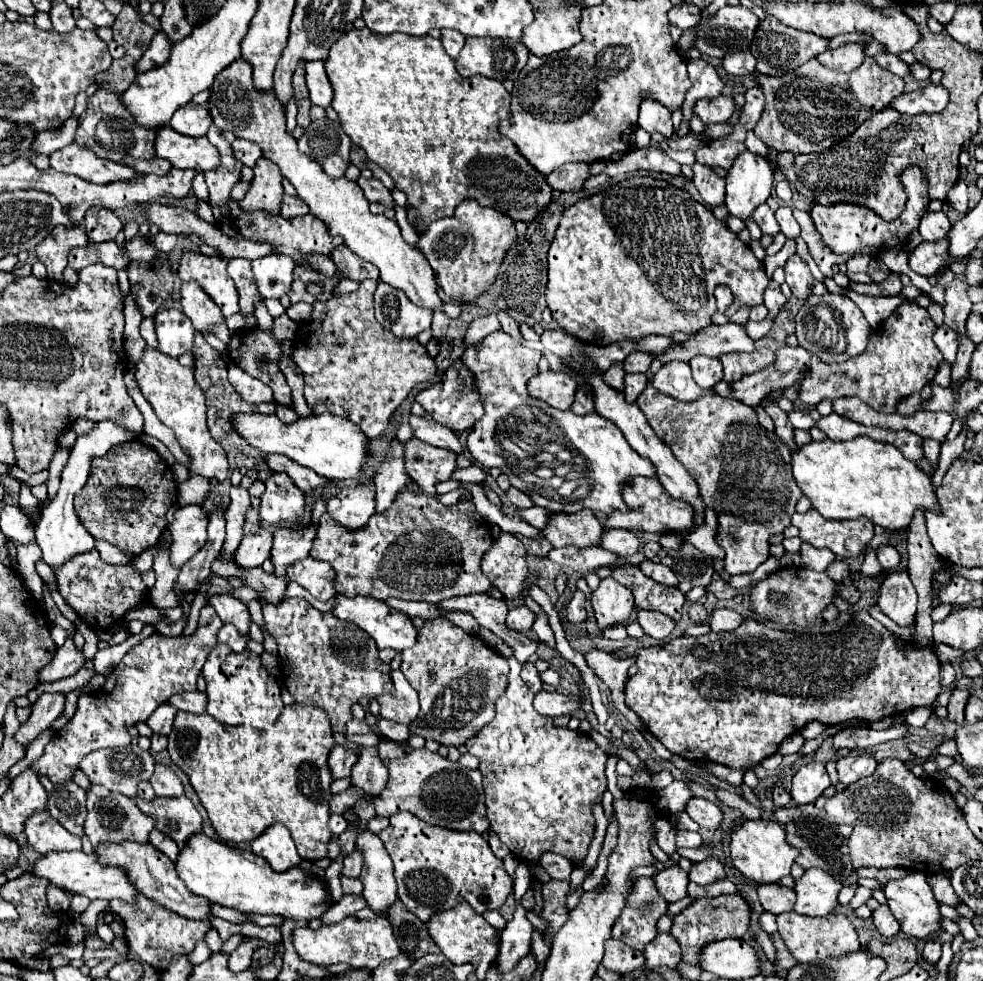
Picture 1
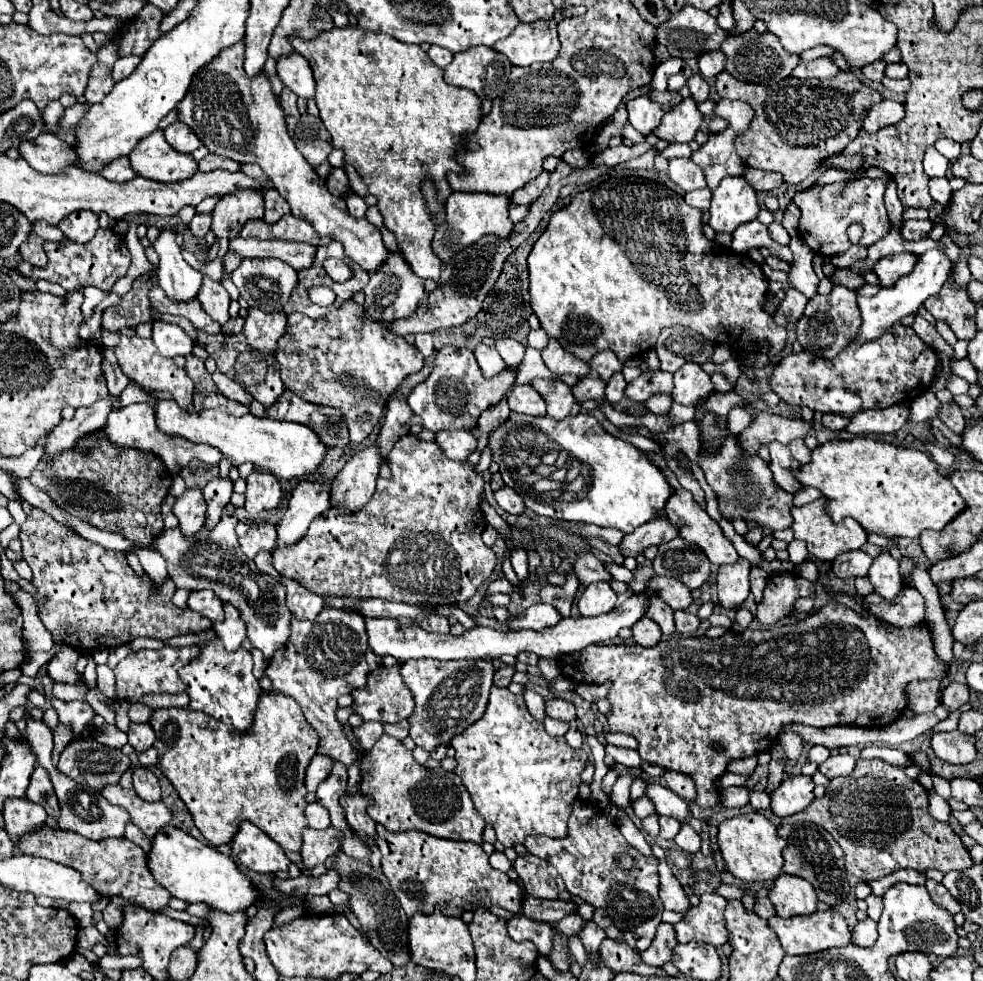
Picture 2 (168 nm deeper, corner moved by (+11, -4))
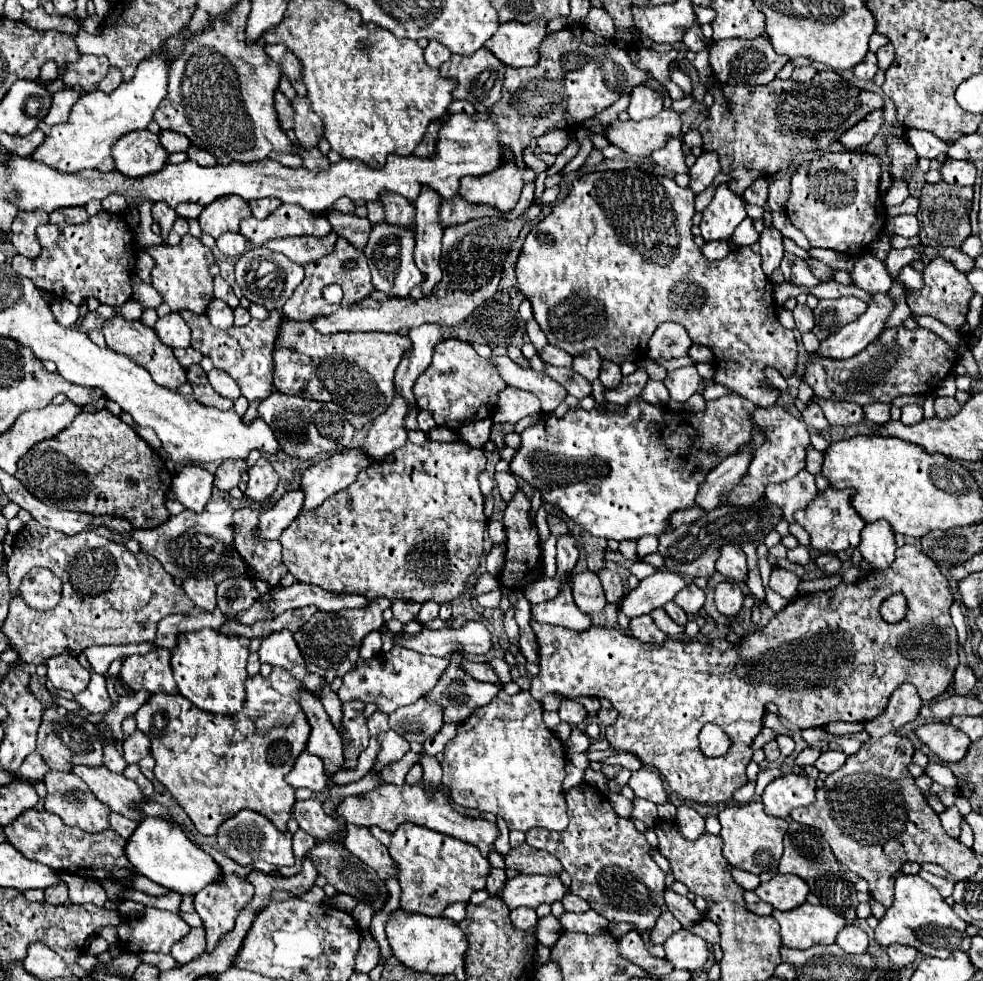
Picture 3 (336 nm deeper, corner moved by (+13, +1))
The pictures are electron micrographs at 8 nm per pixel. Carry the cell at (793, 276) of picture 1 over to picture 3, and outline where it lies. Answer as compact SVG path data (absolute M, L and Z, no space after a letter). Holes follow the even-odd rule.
M796 305L796 309L792 313L794 313L794 319L796 319L796 329L800 333L812 331L812 327L814 327L814 315L812 315L812 311L806 305Z

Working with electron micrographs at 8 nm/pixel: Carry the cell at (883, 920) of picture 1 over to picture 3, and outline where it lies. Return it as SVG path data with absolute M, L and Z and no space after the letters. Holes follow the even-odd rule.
M858 925L844 927L842 933L836 937L836 945L840 949L844 949L846 953L866 953L866 949L868 949L868 935Z

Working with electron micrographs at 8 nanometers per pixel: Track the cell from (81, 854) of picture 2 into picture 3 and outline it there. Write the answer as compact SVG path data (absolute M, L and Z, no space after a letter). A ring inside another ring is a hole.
M28 809L20 813L16 821L4 827L4 835L8 843L14 845L24 857L48 865L56 871L80 873L82 877L90 877L96 881L116 879L116 865L118 865L116 861L126 861L124 857L126 841L112 829L106 829L102 833L84 833L76 827L68 827L62 819L58 819L48 811Z

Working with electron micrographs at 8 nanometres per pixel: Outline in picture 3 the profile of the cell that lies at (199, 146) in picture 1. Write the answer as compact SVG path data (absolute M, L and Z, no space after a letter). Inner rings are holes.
M132 131L120 137L112 147L116 169L126 177L142 177L162 169L168 153L162 149L158 135L144 131Z

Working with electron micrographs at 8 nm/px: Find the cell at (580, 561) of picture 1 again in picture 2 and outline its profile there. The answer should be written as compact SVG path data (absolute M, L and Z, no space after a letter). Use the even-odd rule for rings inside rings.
M604 562L604 568L616 578L616 580L622 580L622 582L630 582L632 580L632 572L616 562Z

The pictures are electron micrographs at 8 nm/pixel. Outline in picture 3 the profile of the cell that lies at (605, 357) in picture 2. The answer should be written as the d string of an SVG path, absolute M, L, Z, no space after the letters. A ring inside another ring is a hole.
M588 349L588 351L584 351L582 355L578 355L578 357L574 359L572 369L574 369L574 373L582 375L584 379L594 381L594 379L598 379L600 365L602 365L602 359L600 359L600 355L596 353L596 349Z

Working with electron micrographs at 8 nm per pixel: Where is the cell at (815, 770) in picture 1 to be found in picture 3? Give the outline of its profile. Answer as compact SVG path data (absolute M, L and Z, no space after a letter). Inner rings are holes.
M794 773L772 781L762 793L766 815L788 819L792 809L814 803L814 787L814 779Z

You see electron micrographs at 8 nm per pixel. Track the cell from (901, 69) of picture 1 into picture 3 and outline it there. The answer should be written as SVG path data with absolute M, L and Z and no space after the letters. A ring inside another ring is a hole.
M866 53L866 57L854 67L854 73L856 73L856 77L860 77L860 79L866 79L866 81L870 81L872 77L874 77L874 73L878 71L878 65L876 65L876 55L874 53Z

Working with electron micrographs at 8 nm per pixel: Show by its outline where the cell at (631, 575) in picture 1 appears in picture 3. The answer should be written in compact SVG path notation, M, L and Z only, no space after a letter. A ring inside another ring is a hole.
M654 609L650 615L652 615L654 623L656 623L668 637L676 637L676 635L680 635L680 633L684 631L684 627L678 625L678 623L674 623L674 621L668 617L668 613L664 613L664 609Z

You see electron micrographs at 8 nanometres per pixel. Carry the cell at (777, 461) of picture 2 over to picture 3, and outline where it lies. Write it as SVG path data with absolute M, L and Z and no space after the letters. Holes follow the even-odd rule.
M802 469L796 477L784 483L770 483L766 487L766 499L784 509L784 519L788 523L796 521L794 511L804 509L816 497L816 493L818 489L814 477L806 469Z

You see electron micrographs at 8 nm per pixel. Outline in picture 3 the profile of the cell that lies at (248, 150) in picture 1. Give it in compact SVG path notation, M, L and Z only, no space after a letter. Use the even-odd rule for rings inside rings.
M190 145L190 149L186 149L186 155L188 155L188 159L190 161L194 161L194 163L198 163L198 165L216 165L216 157L212 155L212 153L208 153L208 151L204 151L204 149L196 149L194 145Z

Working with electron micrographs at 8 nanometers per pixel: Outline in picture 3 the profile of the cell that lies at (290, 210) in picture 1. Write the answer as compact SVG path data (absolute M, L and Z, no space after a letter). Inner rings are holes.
M256 199L256 201L248 201L250 209L252 209L252 215L256 219L264 219L268 217L276 207L280 207L280 201L276 199Z

